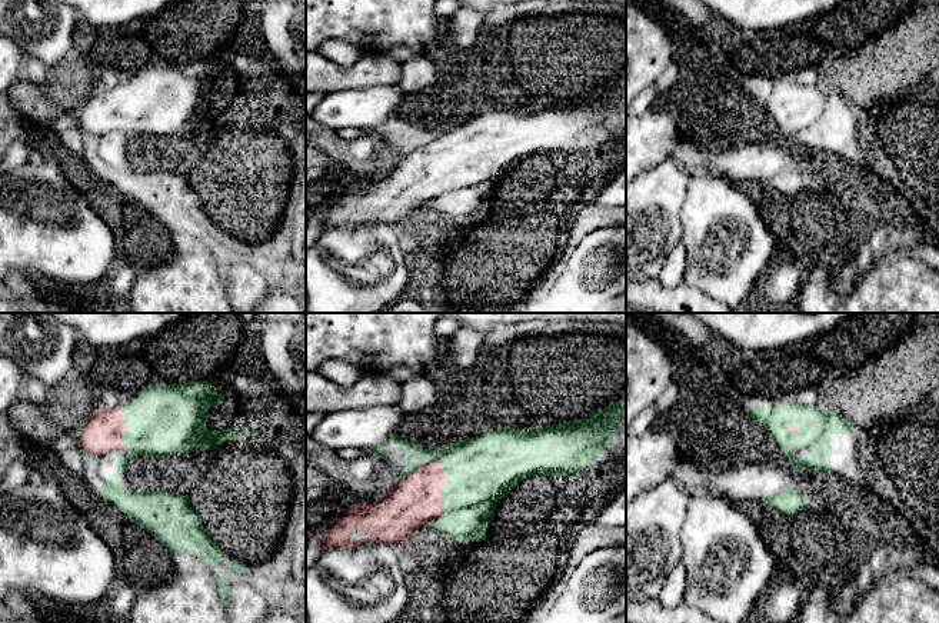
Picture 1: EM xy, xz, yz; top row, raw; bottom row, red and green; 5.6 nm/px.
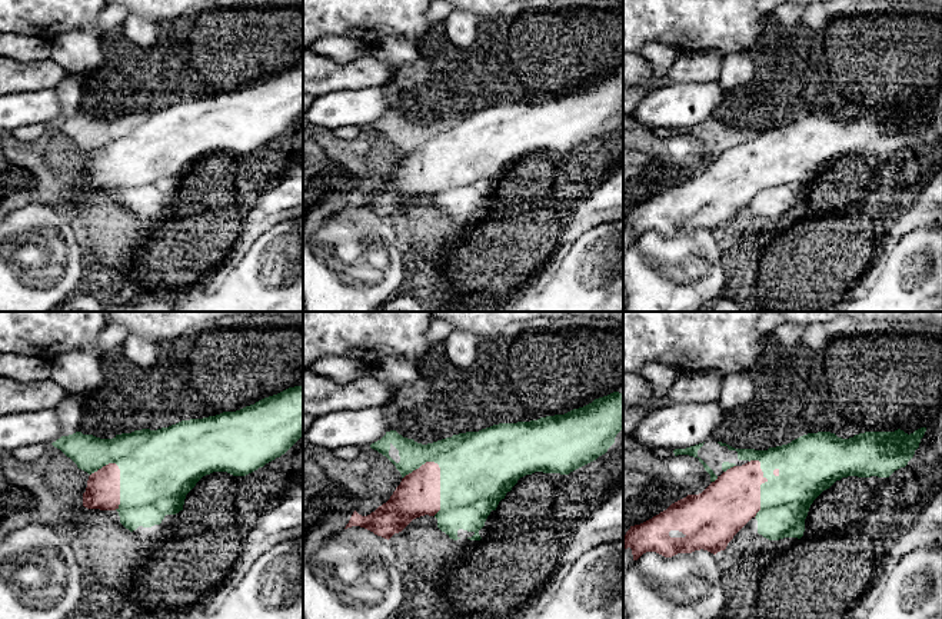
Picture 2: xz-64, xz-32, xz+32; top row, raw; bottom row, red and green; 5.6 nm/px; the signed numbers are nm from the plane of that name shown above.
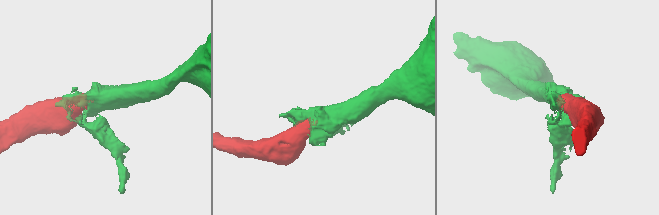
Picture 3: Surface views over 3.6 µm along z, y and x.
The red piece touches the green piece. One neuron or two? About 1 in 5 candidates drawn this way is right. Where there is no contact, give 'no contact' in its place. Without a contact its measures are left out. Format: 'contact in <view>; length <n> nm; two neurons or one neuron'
contact in xz; length 320 nm; one neuron

